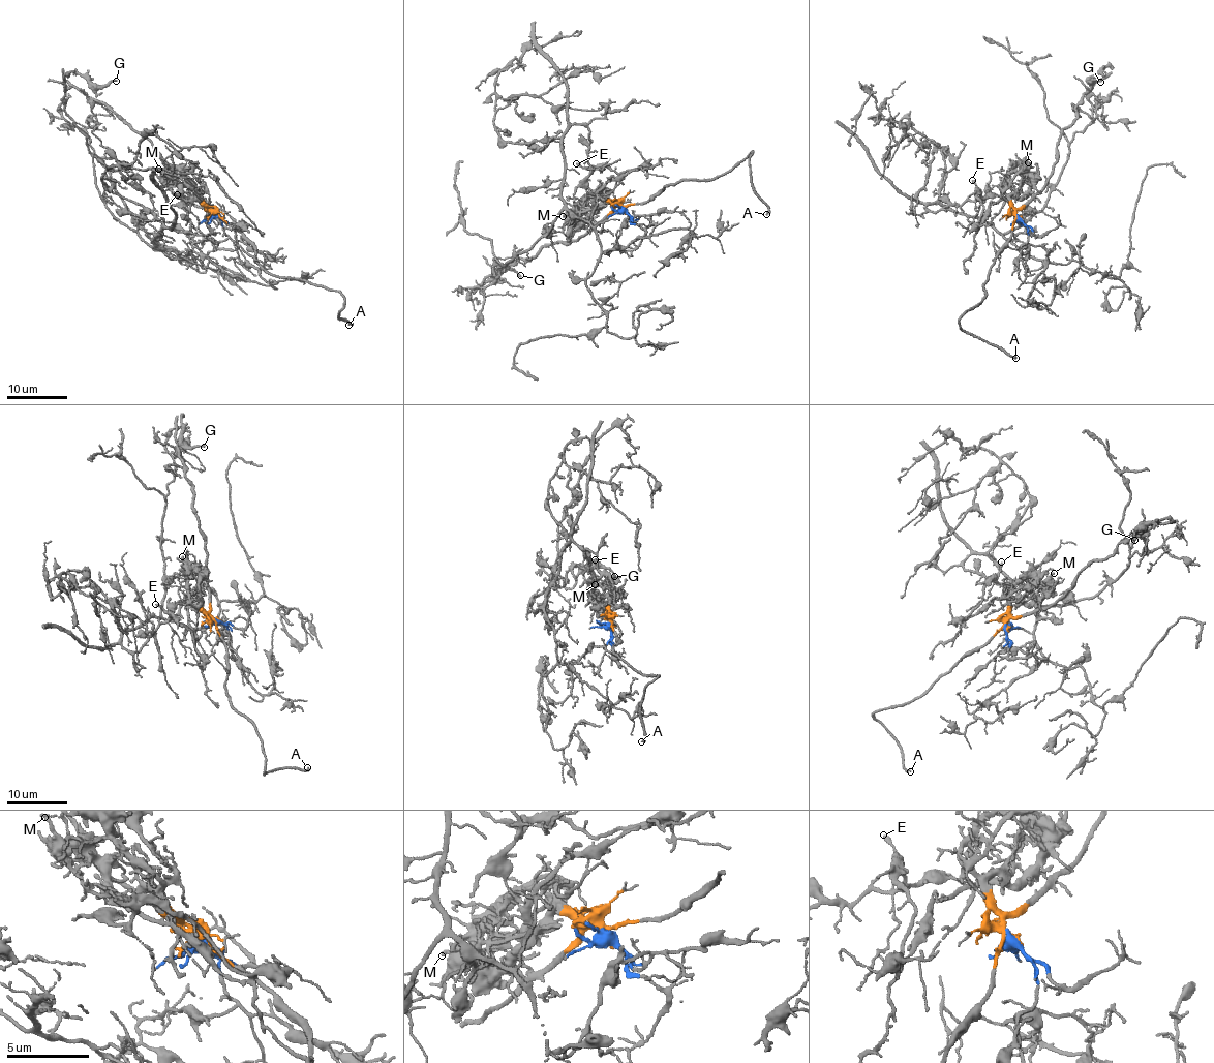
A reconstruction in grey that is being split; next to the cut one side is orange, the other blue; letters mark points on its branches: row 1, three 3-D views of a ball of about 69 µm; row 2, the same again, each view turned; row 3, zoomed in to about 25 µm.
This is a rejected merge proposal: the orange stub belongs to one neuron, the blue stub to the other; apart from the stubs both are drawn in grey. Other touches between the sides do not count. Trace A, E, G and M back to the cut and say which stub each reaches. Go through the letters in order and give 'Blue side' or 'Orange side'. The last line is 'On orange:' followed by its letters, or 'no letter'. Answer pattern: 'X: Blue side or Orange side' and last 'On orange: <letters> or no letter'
A: Orange side
E: Blue side
G: Orange side
M: Orange side
On orange: A, G, M

